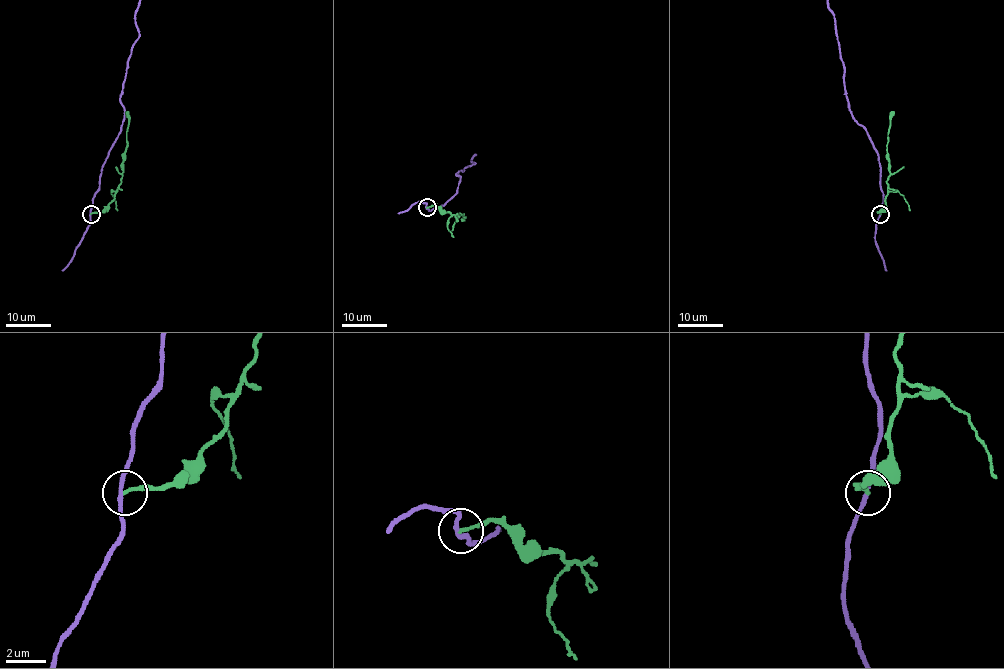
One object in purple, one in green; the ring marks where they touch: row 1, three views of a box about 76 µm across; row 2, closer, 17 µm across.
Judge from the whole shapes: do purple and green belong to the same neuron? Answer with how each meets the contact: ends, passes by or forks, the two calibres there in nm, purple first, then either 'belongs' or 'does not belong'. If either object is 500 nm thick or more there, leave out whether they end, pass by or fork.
purple passes by; green ends there; 200 nm thick on the purple side, 170 nm on the other; does not belong

